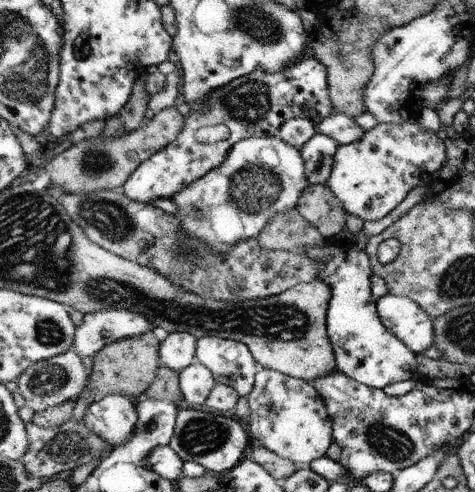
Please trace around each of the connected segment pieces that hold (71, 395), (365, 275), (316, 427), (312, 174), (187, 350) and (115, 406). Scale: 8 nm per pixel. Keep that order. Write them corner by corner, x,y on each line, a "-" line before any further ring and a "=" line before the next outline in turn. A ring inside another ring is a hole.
71,349
65,354
32,364
32,367
15,382
18,384
18,392
23,397
25,406
36,413
78,399
89,384
88,373
89,370
84,367
79,354
=
331,238
325,240
320,247
305,249
302,252
302,255
307,255
310,259
323,262
323,270
319,273
318,279
331,286
330,311
327,313
327,336
334,348
336,370
374,389
384,389
388,385
401,381
416,380
419,378
417,374
419,356
407,348
380,321
375,304
377,300
371,292
370,278
373,271
368,256
364,251
354,250
352,245
352,241
341,240
340,243
=
273,369
260,370
260,373
255,377
255,387
247,398
251,408
248,429
249,432
252,432
252,437
257,445
270,449
271,452
296,464
310,465
327,454
330,444
334,441
332,421
323,398
319,396
310,382
284,375
=
317,133
309,143
300,148
306,162
309,185
326,184
334,167
336,152
339,145
327,135
=
188,332
170,333
166,340
161,342
162,347
159,349
160,366
178,372
184,371
196,361
197,340
=
125,395
98,398
86,410
83,422
114,447
123,446
134,434
138,422
136,401

